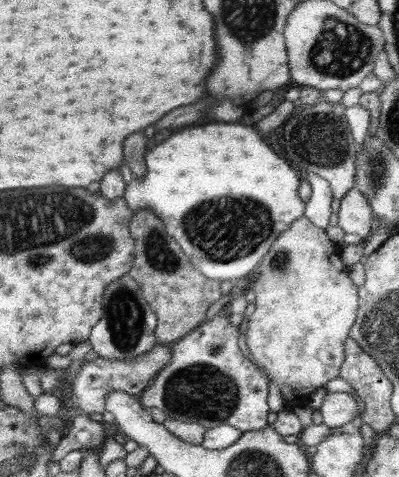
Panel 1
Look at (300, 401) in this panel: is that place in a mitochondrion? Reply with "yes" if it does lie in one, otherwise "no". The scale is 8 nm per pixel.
no

